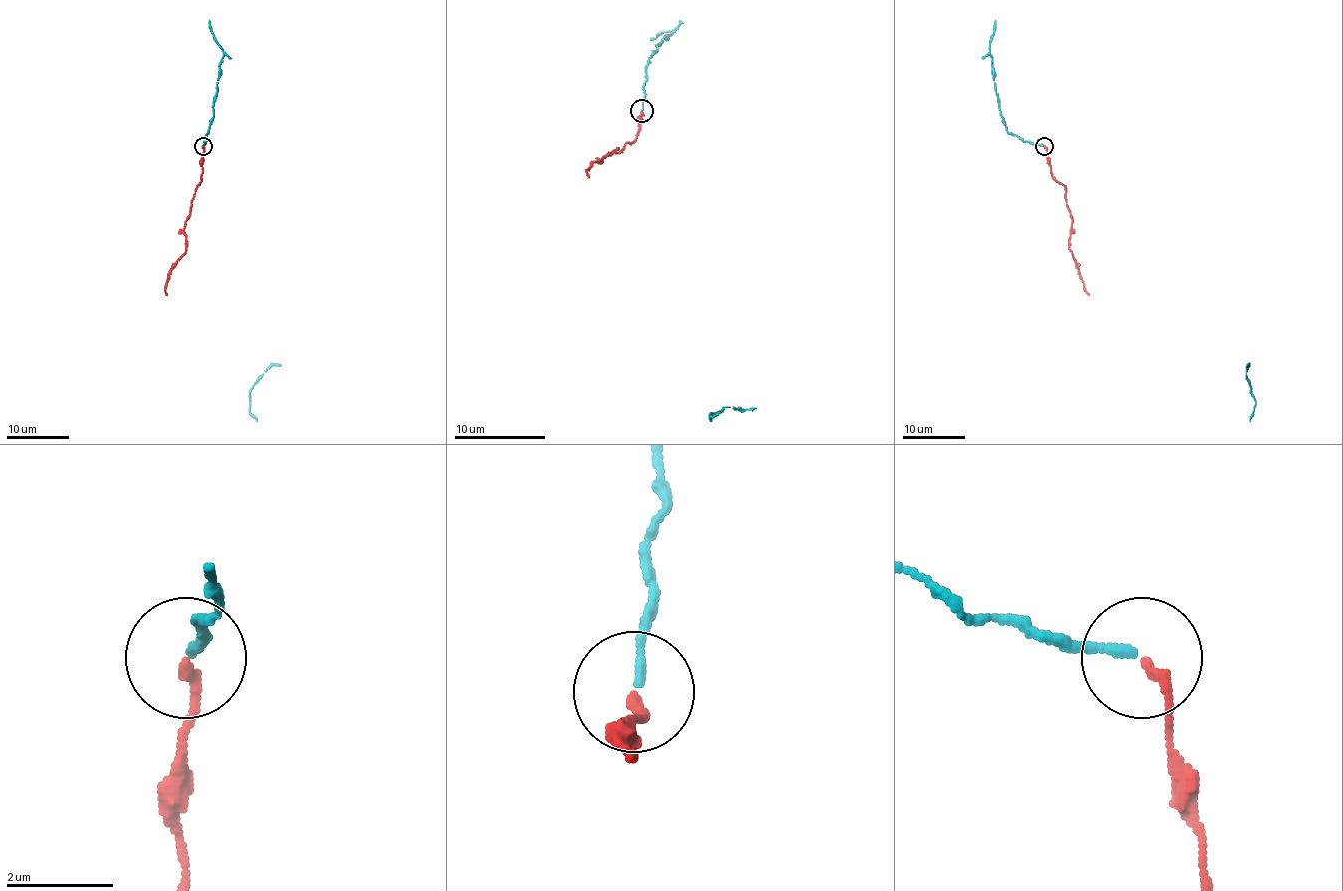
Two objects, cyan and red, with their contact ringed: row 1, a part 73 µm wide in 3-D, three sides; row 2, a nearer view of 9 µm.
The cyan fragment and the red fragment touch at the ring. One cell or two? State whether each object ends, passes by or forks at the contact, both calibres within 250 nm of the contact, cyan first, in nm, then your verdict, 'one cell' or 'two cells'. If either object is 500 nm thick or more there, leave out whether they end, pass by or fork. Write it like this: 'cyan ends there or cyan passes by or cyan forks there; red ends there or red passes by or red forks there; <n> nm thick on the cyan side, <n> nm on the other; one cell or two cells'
cyan ends there; red ends there; 170 nm thick on the cyan side, 180 nm on the other; one cell

